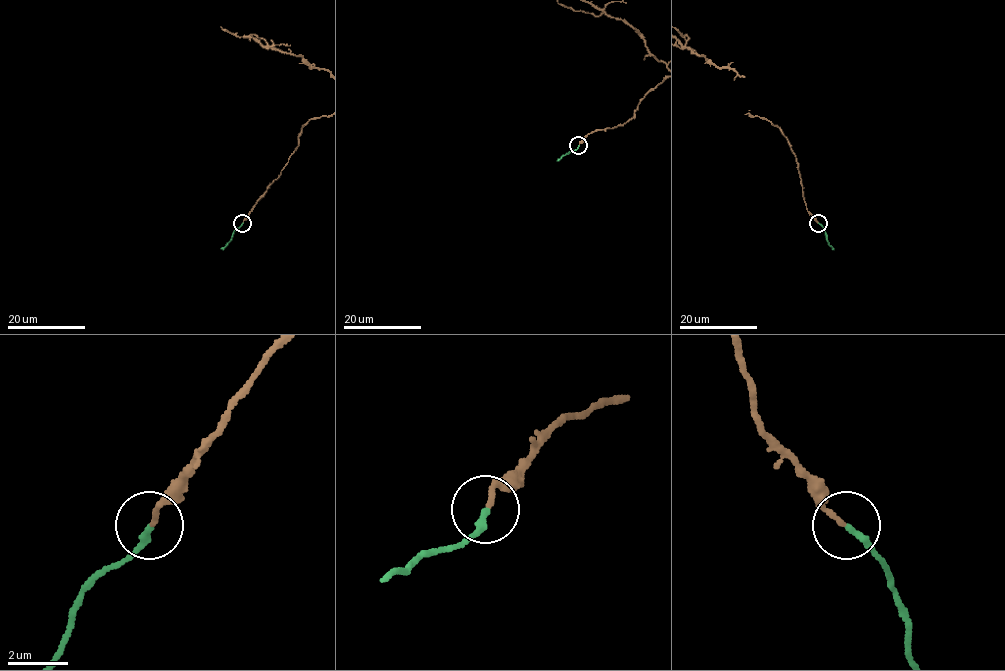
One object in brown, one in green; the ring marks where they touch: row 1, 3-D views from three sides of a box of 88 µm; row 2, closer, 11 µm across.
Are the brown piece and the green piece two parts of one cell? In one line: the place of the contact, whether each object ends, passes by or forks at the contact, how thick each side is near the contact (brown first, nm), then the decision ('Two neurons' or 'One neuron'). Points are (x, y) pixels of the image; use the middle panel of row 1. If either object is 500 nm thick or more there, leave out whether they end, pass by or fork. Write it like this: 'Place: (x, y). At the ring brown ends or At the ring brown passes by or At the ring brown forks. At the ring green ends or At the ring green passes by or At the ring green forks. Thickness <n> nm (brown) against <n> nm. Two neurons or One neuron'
Place: (578, 145). At the ring brown ends. At the ring green ends. Thickness 160 nm (brown) against 240 nm. One neuron

